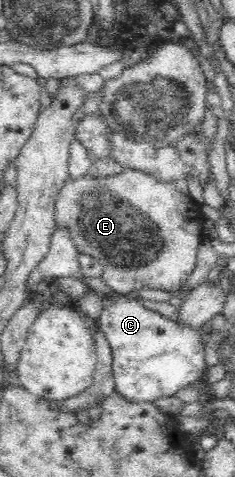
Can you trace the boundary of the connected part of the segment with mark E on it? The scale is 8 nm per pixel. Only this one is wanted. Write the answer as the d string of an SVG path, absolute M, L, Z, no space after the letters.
M126 168L120 175L112 175L110 177L94 177L88 173L78 179L68 178L66 183L64 183L63 189L60 189L60 195L58 195L58 199L55 202L55 222L57 227L65 227L69 231L72 242L74 242L74 246L76 246L76 250L79 253L82 252L100 261L103 268L100 278L118 294L126 294L140 289L162 289L164 291L181 289L188 281L188 277L192 275L192 271L194 271L197 263L198 247L200 247L204 239L200 227L200 223L203 220L204 215L201 212L200 205L190 196L180 193L174 182L158 181L152 175L131 168Z

